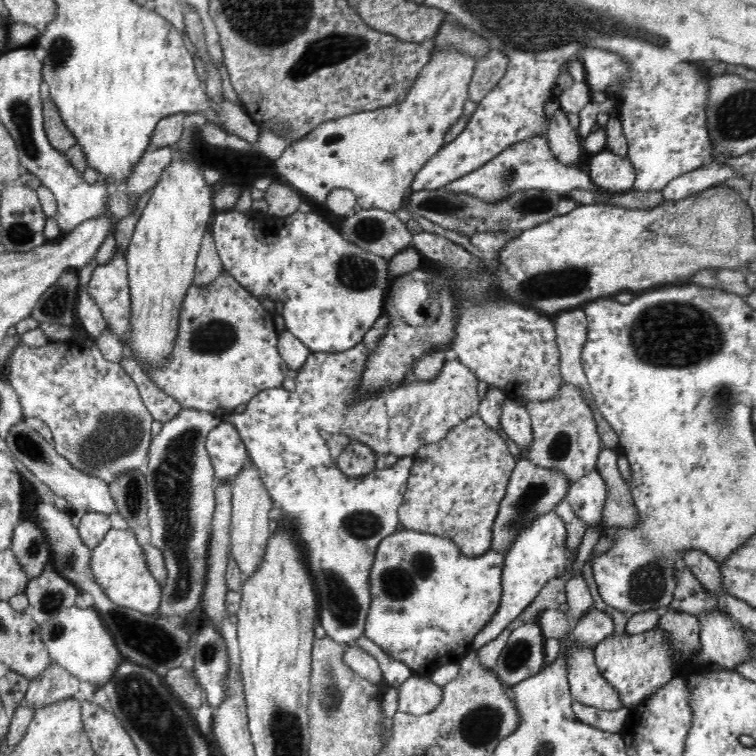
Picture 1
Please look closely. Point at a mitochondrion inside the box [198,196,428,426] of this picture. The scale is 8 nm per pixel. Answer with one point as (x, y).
(357, 275)

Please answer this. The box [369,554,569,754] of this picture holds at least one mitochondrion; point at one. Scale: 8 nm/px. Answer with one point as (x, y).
(481, 723)

